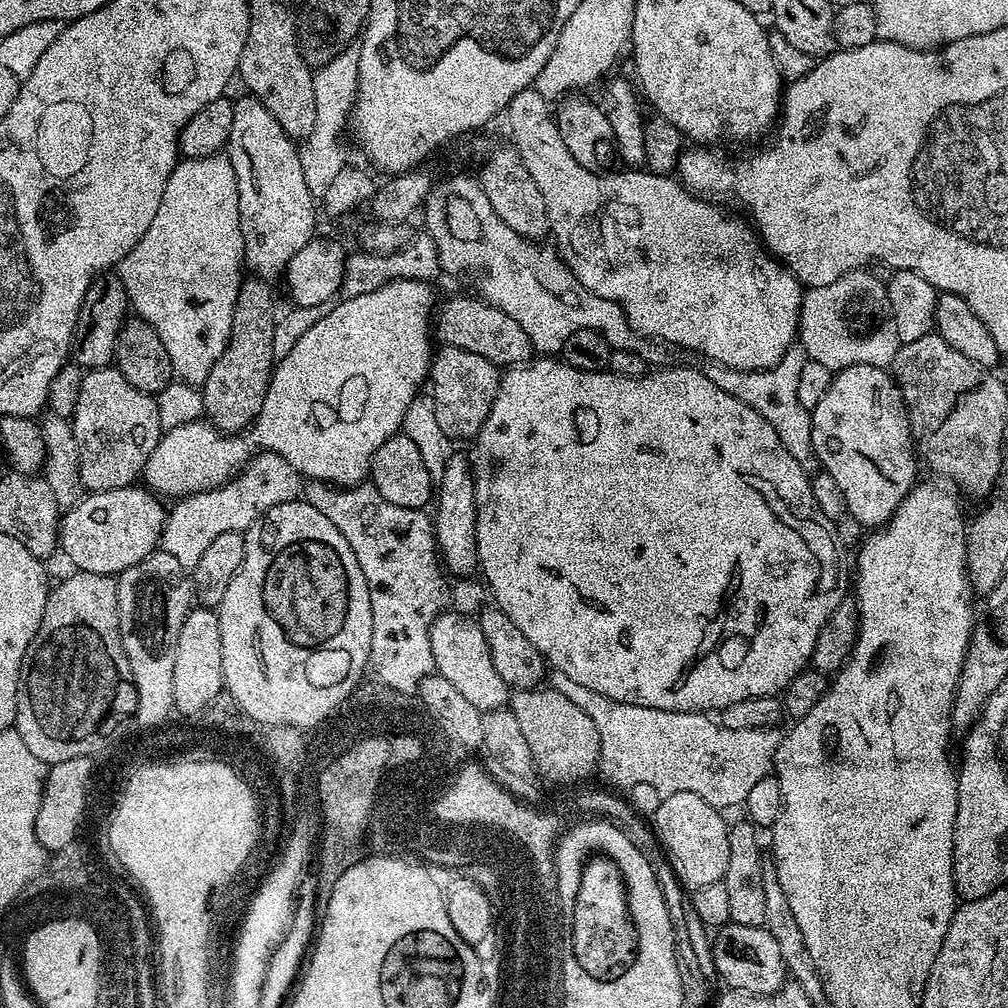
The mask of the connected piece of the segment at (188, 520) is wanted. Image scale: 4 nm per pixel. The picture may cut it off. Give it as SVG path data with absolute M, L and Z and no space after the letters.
M263 450L256 455L228 482L181 497L175 503L177 505L169 509L161 536L161 549L177 559L184 569L189 572L195 569L203 551L219 535L245 532L266 510L299 497L302 477L286 458Z

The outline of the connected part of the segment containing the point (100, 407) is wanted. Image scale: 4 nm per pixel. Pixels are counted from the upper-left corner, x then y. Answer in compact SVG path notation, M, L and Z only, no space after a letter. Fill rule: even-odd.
M115 366L94 368L83 373L76 409L71 416L74 438L78 442L80 483L88 492L131 488L141 479L162 429L156 396L126 382Z

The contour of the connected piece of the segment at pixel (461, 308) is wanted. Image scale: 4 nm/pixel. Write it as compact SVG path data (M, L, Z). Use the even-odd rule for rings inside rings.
M452 296L444 305L441 303L434 312L434 336L441 345L468 350L486 361L495 364L500 370L513 366L523 366L533 359L534 349L530 337L510 314L495 308L483 298L472 296Z

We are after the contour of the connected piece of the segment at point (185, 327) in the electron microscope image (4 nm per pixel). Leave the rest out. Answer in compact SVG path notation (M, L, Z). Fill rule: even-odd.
M224 154L181 159L166 182L166 190L162 194L162 202L158 205L158 214L154 214L154 222L150 226L150 230L146 230L146 234L139 239L134 250L120 261L118 275L127 292L131 309L139 319L150 322L150 326L154 326L154 330L158 330L158 338L162 338L162 346L166 346L166 354L170 354L173 373L179 379L181 376L188 384L203 385L210 370L214 370L214 362L218 362L218 358L222 358L222 350L226 350L230 338L234 303L237 302L238 290L244 279L244 273L242 273L244 267L244 243L238 222L238 182L234 178L234 166Z

